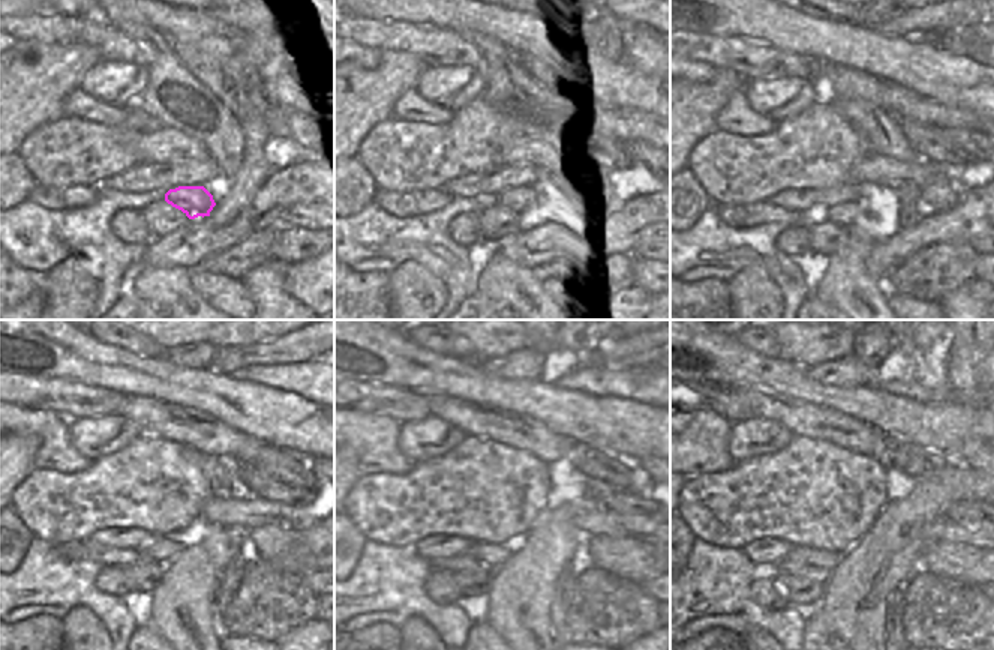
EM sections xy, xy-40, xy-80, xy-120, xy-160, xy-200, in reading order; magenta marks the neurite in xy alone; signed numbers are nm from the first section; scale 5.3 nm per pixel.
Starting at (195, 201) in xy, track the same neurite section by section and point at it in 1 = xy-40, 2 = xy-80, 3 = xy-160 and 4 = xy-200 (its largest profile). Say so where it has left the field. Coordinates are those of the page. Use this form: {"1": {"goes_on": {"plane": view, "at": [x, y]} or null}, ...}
{"1": {"goes_on": {"plane": "xy-40", "at": [517, 198]}}, "2": {"goes_on": {"plane": "xy-80", "at": [841, 210]}}, "3": {"goes_on": {"plane": "xy-160", "at": [492, 556]}}, "4": {"goes_on": {"plane": "xy-200", "at": [826, 559]}}}

